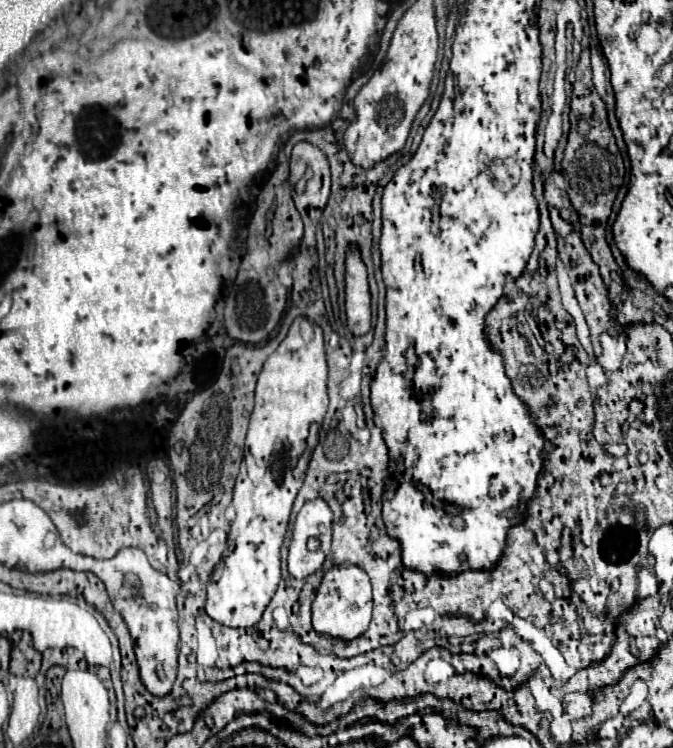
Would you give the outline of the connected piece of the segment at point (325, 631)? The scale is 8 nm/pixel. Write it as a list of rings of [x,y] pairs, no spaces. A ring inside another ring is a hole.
[[[344,565],[330,567],[320,581],[320,587],[316,589],[316,597],[312,603],[314,631],[330,639],[352,641],[368,629],[370,615],[372,615],[372,587],[370,587],[366,571],[356,565],[354,567],[344,567]]]

